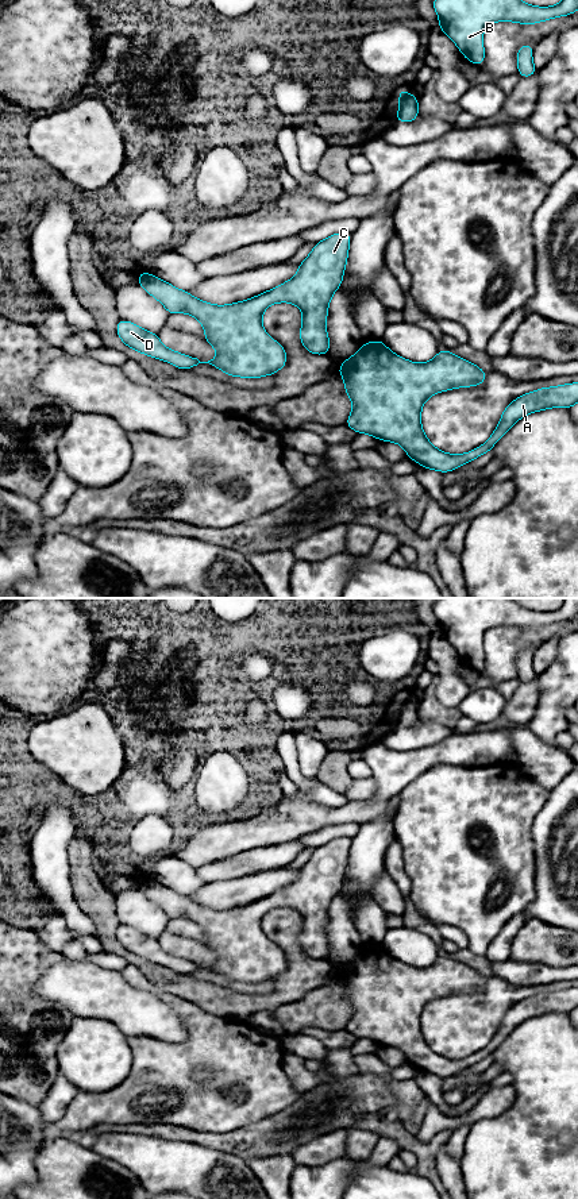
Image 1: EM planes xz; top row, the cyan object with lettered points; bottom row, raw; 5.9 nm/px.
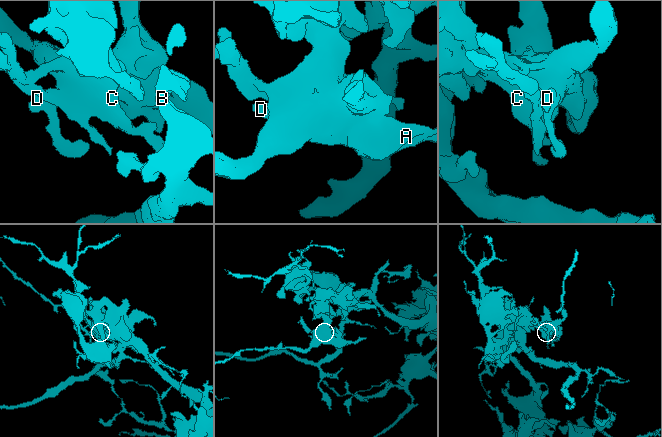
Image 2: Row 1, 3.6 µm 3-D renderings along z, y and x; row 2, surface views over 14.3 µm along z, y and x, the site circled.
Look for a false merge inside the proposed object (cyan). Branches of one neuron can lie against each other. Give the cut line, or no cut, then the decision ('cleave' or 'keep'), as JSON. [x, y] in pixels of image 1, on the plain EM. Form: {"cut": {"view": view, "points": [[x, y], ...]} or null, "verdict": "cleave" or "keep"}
{"cut": null, "verdict": "keep"}

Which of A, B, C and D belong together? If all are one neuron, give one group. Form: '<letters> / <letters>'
A B C D

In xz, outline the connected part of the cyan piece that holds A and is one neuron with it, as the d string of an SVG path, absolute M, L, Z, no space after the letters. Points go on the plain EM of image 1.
M384 945L365 947L358 957L335 974L352 1006L346 1025L357 1038L400 1049L406 1061L424 1073L450 1077L493 1055L524 1021L550 1013L570 1014L578 1009L578 987L525 998L504 1014L490 1042L465 1059L438 1055L421 1033L421 1013L434 999L479 991L488 979L477 969L442 953L425 968L411 967L390 956Z

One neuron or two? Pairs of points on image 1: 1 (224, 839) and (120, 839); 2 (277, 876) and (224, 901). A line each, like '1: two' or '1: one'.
1: two
2: one

